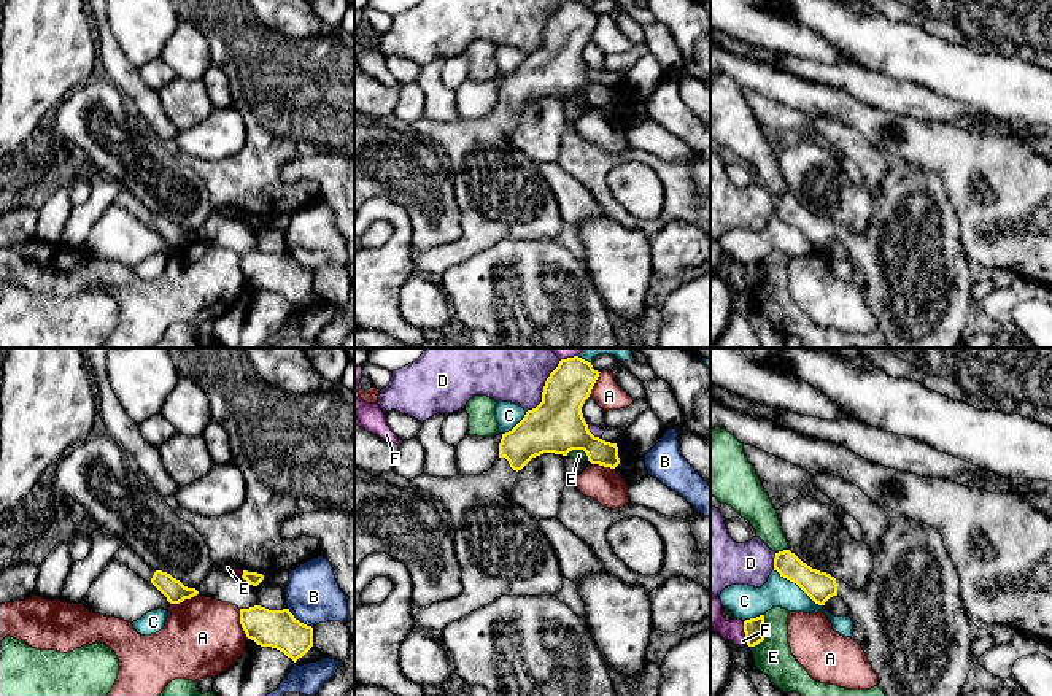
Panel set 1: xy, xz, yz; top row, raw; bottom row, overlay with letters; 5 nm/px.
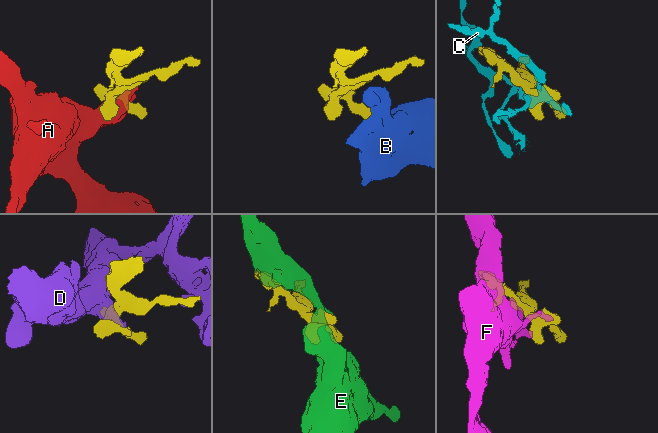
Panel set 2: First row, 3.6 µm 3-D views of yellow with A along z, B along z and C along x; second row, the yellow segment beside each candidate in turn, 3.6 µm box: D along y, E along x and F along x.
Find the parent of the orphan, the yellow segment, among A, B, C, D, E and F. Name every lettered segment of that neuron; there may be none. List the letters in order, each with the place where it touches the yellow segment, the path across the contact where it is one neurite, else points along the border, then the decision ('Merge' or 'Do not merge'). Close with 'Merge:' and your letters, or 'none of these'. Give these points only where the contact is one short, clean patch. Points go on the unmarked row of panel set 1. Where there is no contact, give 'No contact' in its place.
A: Touches yellow at xy (240, 267). Do not merge
B: Touches yellow at xy (297, 264). Boundary: xy (288, 251), (296, 262), (312, 272). Do not merge
C: Touches yellow at yz (798, 229). Do not merge
D: Touches yellow at xz (544, 30). Do not merge
E: Touches yellow at yz (763, 277). Do not merge
F: Touches yellow at yz (744, 275). Do not merge
Merge: none of these

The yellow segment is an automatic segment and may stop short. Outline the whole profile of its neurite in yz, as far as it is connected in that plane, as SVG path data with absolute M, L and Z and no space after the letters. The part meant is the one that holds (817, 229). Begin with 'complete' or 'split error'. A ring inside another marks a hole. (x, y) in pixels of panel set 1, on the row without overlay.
split error; M891 162L880 192L874 199L874 215L861 234L855 234L826 216L812 213L790 194L775 197L774 215L796 227L818 249L825 249L833 240L844 243L853 265L850 281L864 294L869 308L877 318L877 331L890 348L957 348L974 310L971 289L979 272L966 259L960 245L958 215L938 173L912 162Z

